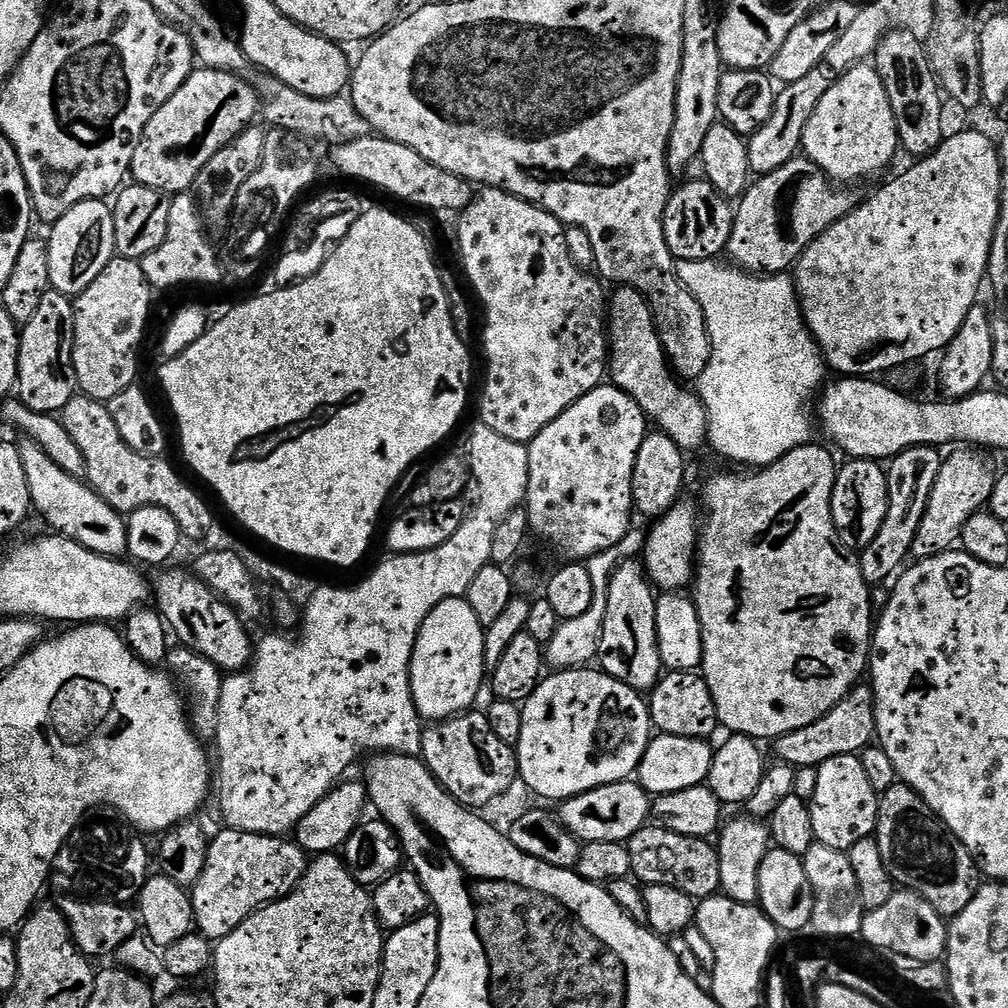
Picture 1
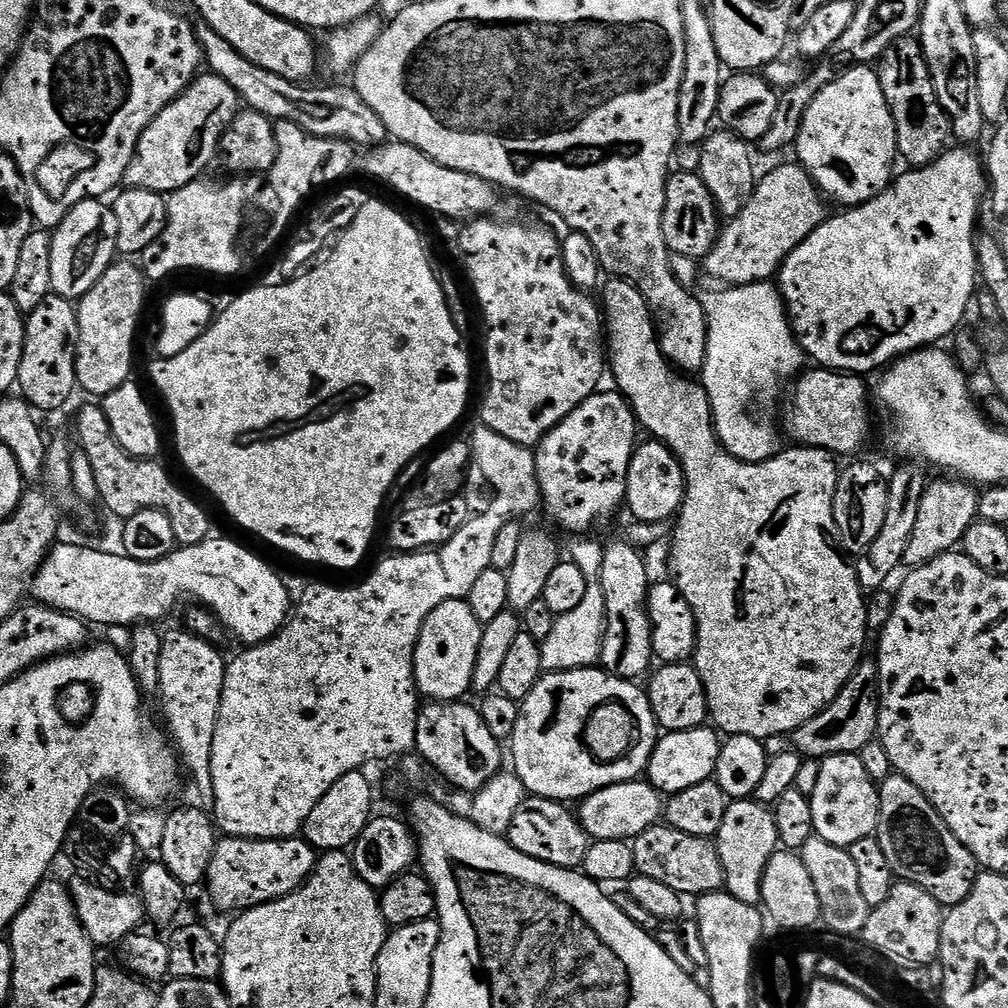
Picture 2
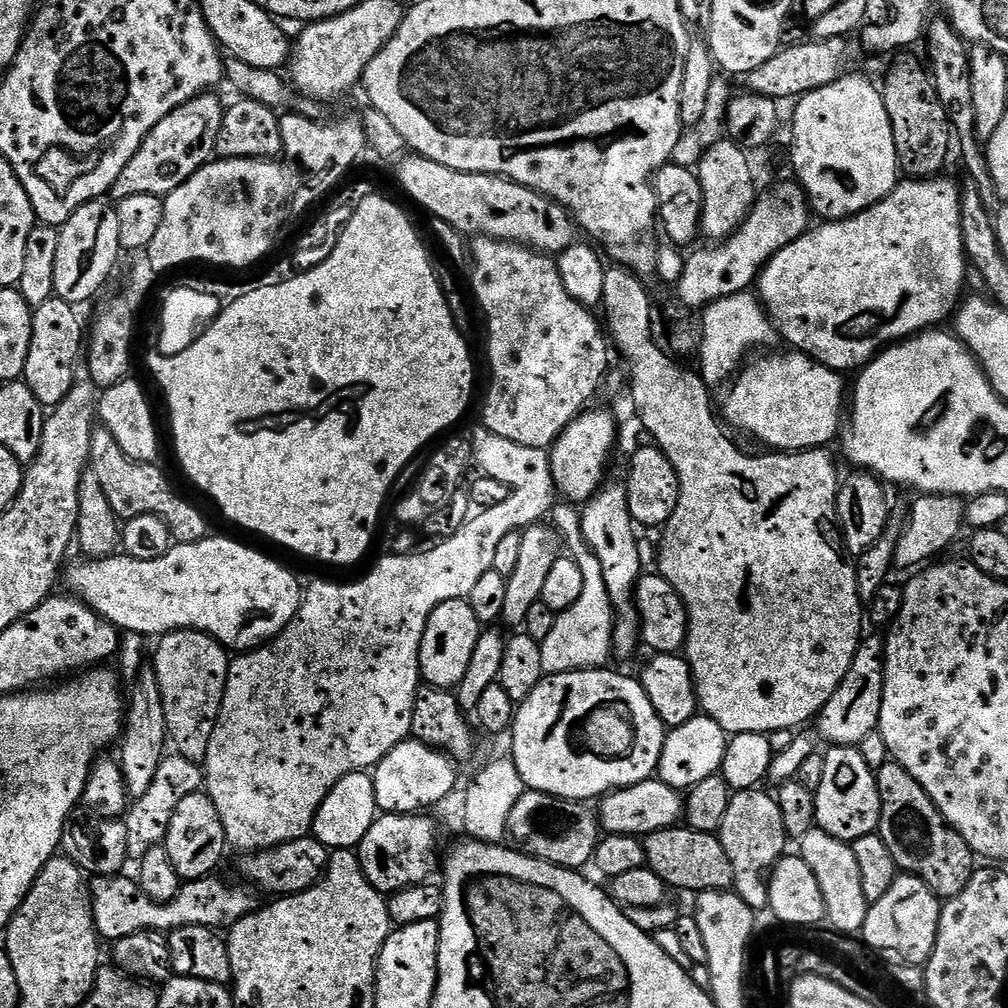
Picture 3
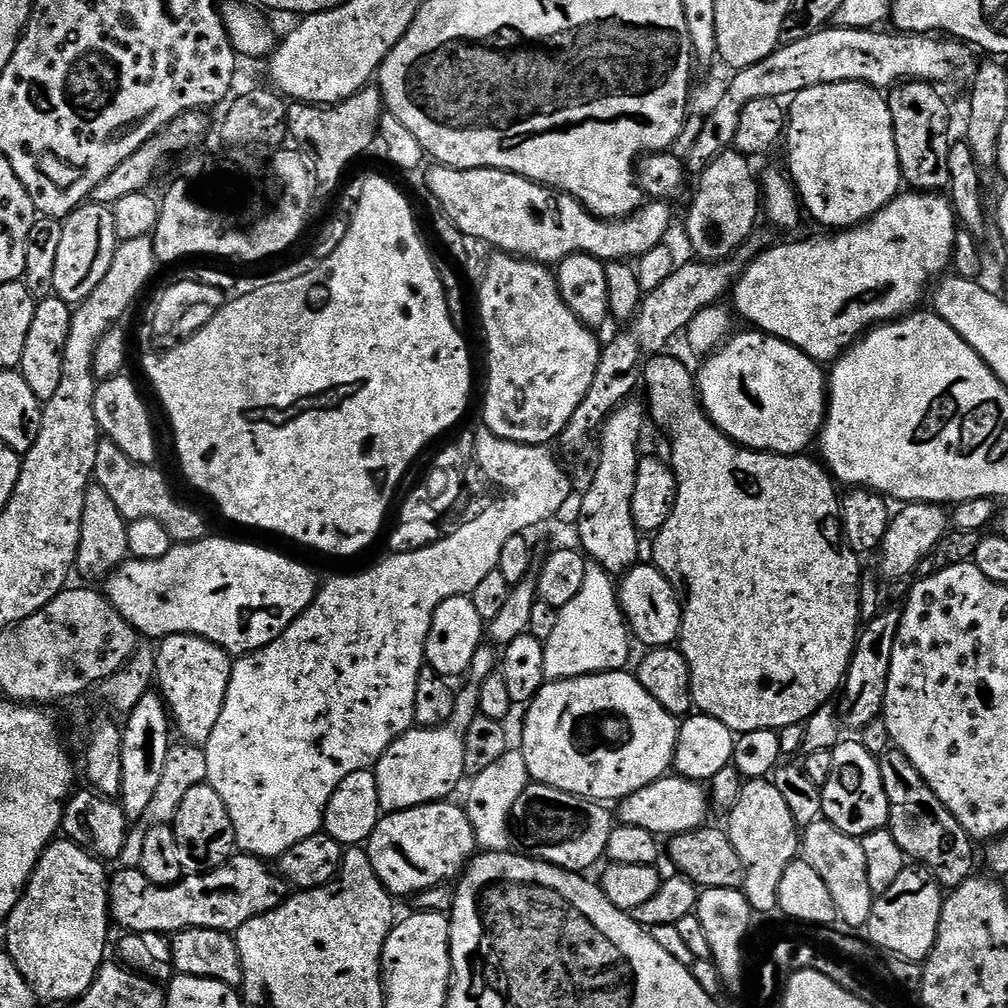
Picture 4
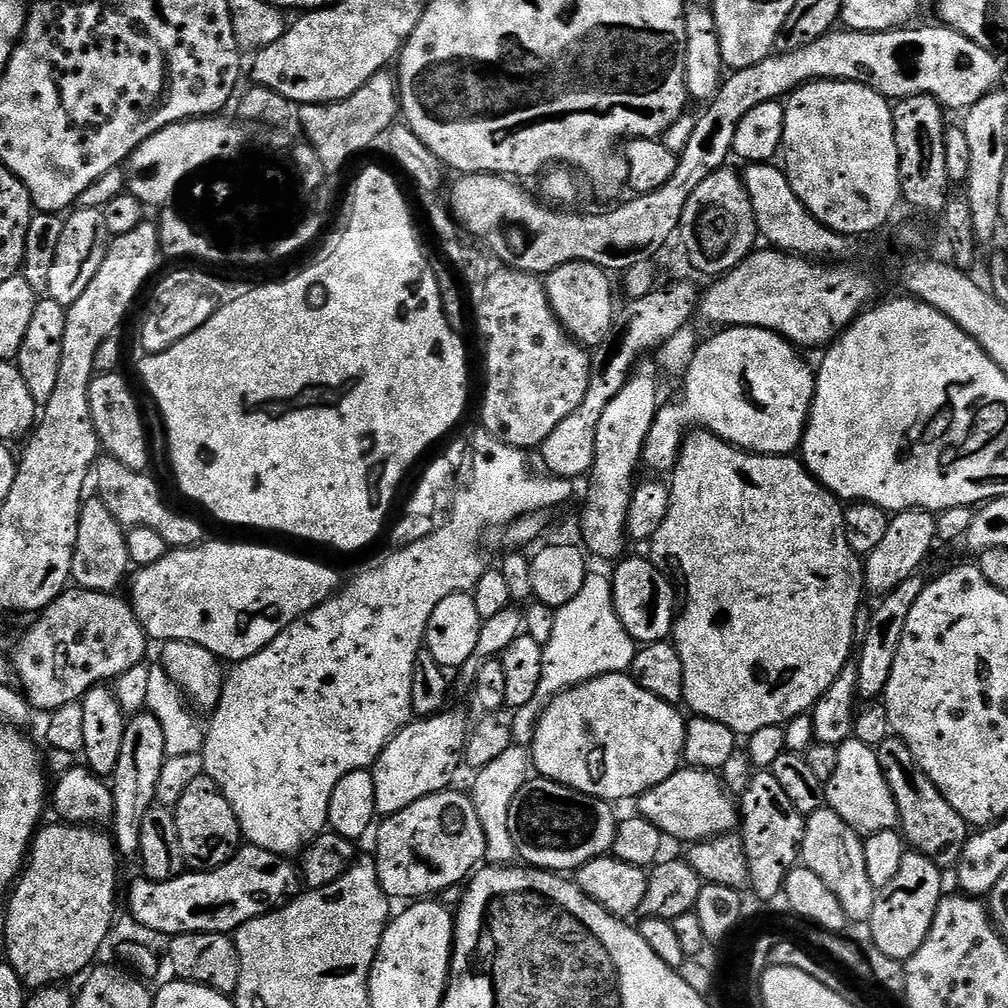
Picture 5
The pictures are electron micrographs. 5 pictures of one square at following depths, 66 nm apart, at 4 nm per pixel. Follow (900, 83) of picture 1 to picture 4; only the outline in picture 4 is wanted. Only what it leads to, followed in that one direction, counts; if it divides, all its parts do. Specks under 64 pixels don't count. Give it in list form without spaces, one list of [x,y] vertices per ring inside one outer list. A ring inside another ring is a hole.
[[[905,81],[891,89],[887,95],[888,109],[891,110],[892,128],[895,130],[894,146],[898,150],[898,162],[903,183],[918,192],[935,192],[948,186],[948,149],[950,147],[950,110],[939,93],[929,81]]]

